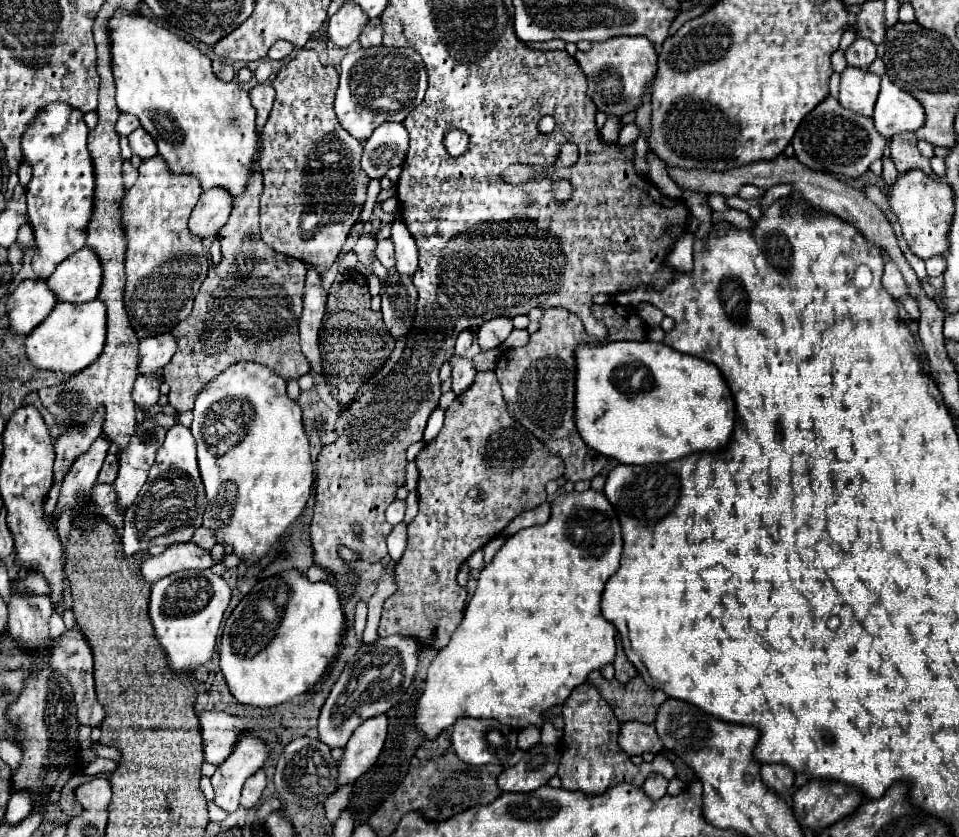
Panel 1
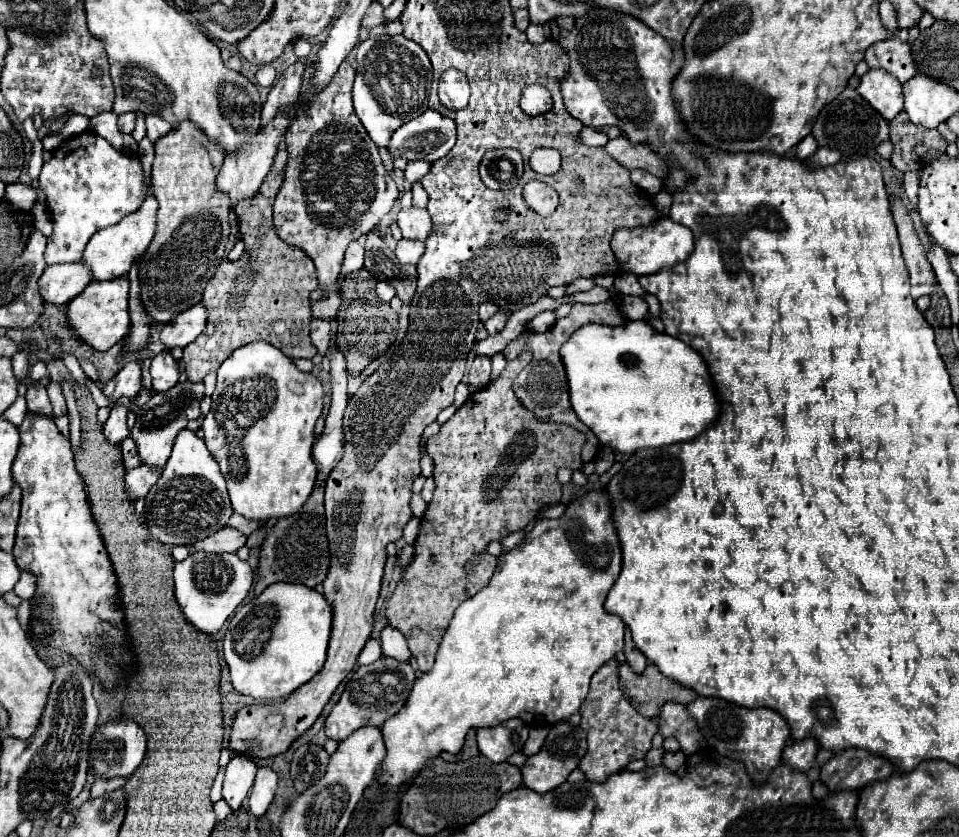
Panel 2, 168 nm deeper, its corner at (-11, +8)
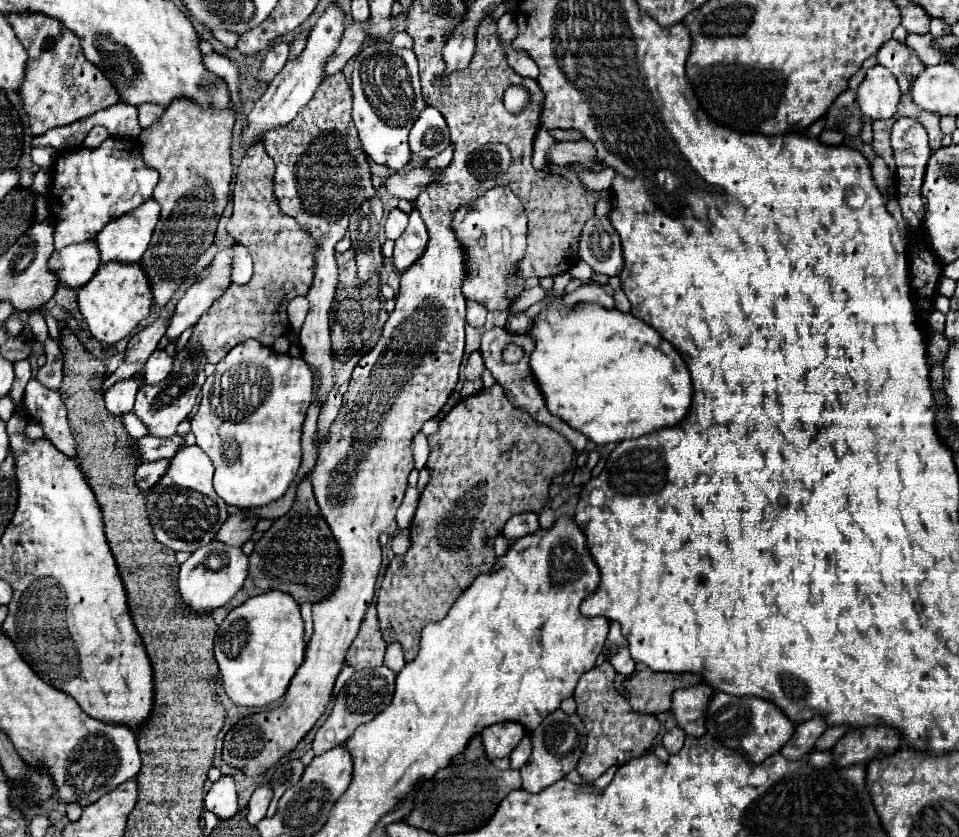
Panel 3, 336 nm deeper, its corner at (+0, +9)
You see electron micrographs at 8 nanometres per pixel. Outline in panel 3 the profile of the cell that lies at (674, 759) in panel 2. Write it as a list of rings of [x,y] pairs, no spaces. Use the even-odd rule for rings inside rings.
[[[673,727],[671,731],[667,731],[663,735],[663,747],[667,749],[669,755],[679,753],[679,749],[683,747],[683,741],[685,741],[685,733],[679,727]]]

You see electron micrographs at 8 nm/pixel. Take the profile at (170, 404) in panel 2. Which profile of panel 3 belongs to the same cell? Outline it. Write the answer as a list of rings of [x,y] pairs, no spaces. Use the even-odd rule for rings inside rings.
[[[187,343],[185,349],[177,355],[173,371],[169,373],[169,377],[165,381],[161,381],[159,385],[143,385],[137,393],[135,405],[133,405],[133,413],[141,419],[141,423],[147,427],[151,437],[159,437],[159,439],[169,439],[177,433],[177,425],[187,419],[187,415],[191,413],[197,393],[201,391],[203,383],[205,383],[205,361],[203,361],[203,353],[199,353],[199,349],[191,349],[191,345]]]

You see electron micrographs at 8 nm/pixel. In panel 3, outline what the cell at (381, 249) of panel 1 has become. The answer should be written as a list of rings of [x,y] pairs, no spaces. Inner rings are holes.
[[[413,207],[405,233],[395,241],[395,251],[393,251],[395,267],[399,271],[405,271],[409,265],[413,265],[413,261],[419,259],[425,247],[427,247],[427,229],[421,221],[418,209]]]

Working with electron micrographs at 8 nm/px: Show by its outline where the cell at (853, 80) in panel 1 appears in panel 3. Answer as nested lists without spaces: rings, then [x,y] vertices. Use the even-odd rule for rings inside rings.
[[[875,65],[867,71],[863,83],[857,89],[857,101],[865,117],[889,119],[897,111],[901,91],[891,71],[883,65]]]

